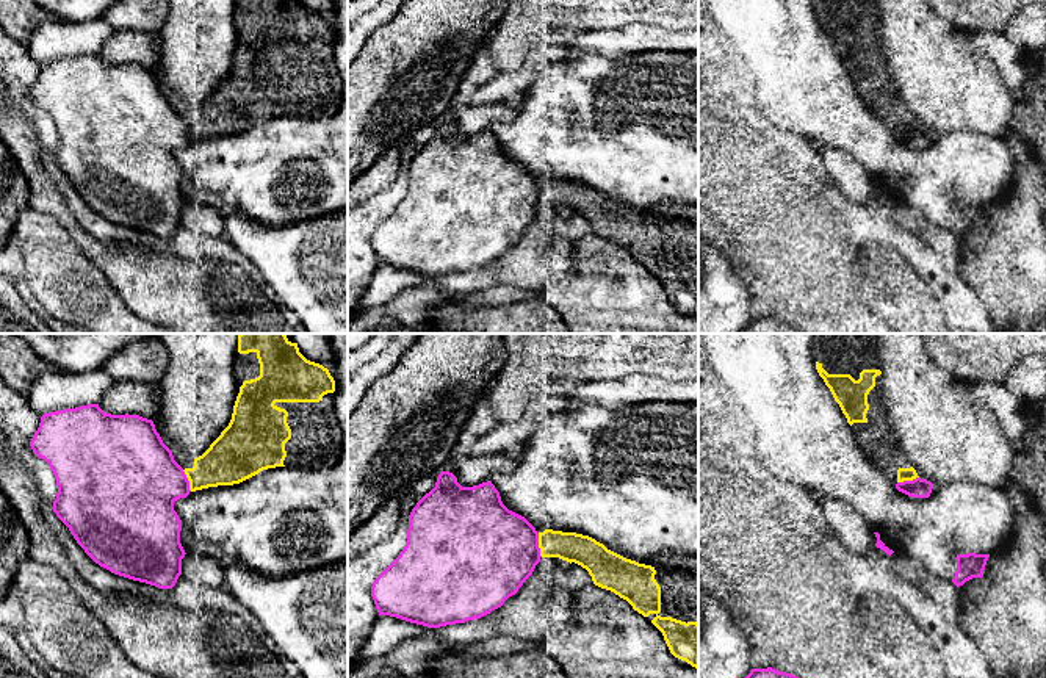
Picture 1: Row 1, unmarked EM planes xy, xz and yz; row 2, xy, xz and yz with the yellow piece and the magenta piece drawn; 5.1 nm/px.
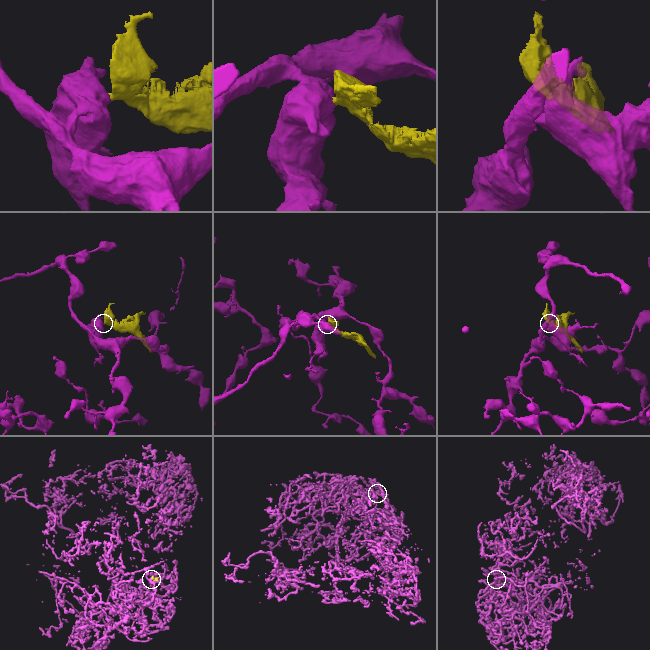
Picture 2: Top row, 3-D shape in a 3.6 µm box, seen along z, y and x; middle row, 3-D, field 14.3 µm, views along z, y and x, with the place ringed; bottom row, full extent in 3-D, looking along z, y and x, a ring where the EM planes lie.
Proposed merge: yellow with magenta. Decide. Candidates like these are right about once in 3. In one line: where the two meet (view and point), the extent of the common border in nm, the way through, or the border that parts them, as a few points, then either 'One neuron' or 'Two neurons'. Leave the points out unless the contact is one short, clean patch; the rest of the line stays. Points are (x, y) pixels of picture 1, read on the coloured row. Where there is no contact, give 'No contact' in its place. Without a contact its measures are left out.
Touches yellow at xz (539, 545). Shared border 130 nm. Two neurons

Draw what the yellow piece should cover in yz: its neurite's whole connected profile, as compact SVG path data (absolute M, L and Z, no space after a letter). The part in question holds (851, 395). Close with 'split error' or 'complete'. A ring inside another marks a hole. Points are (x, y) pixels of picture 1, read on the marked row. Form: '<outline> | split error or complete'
M814 334L814 343L816 370L853 429L863 456L894 484L919 478L886 417L877 334Z | split error

